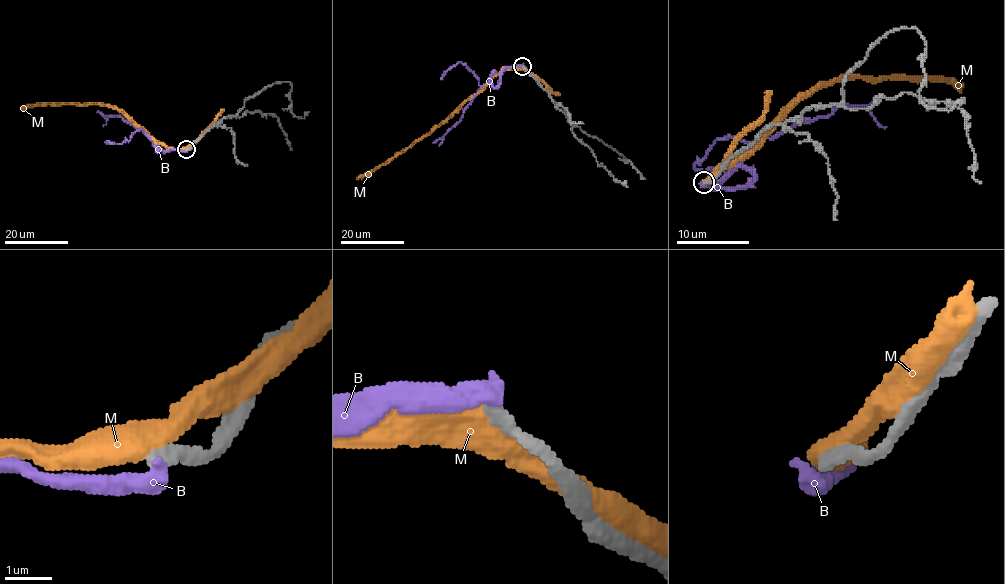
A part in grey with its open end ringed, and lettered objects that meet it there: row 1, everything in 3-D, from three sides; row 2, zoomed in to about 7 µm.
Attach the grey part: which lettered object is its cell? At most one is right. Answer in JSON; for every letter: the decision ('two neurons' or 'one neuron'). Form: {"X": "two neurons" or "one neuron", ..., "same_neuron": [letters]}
{"B": "two neurons", "M": "two neurons", "same_neuron": []}

